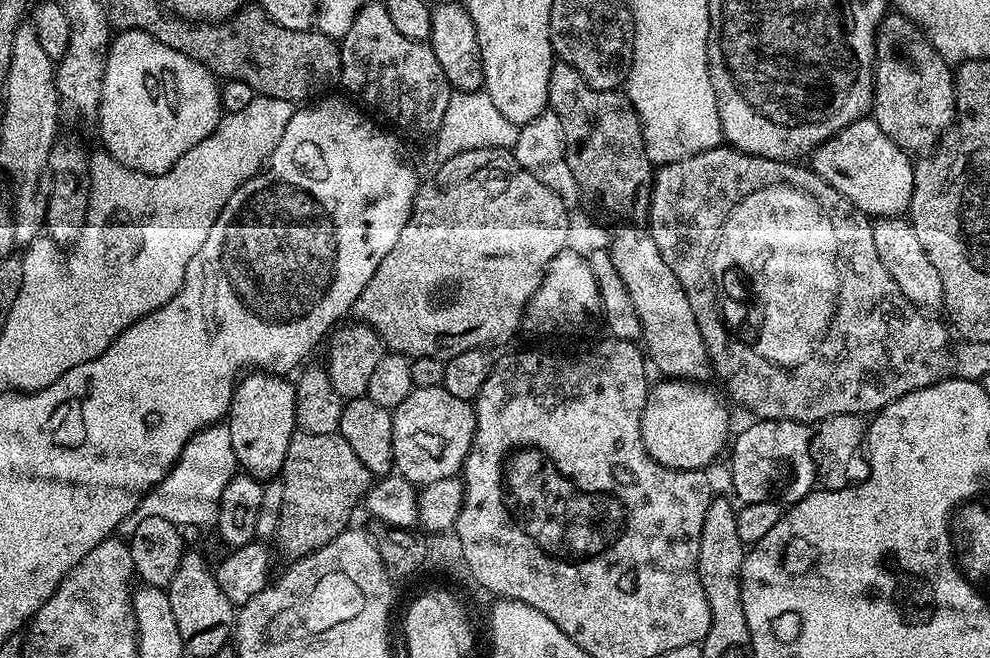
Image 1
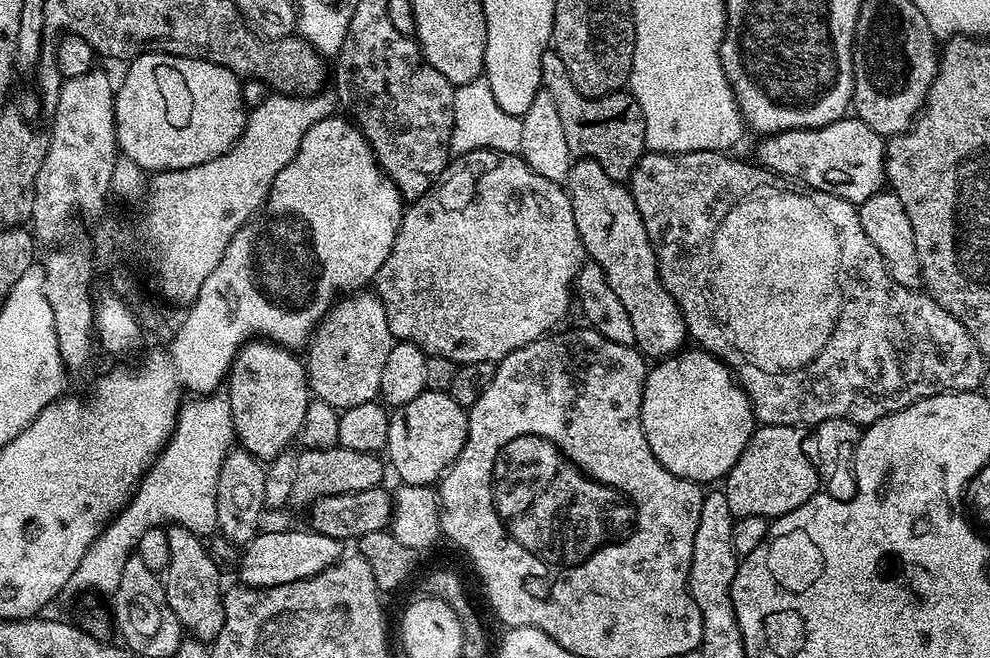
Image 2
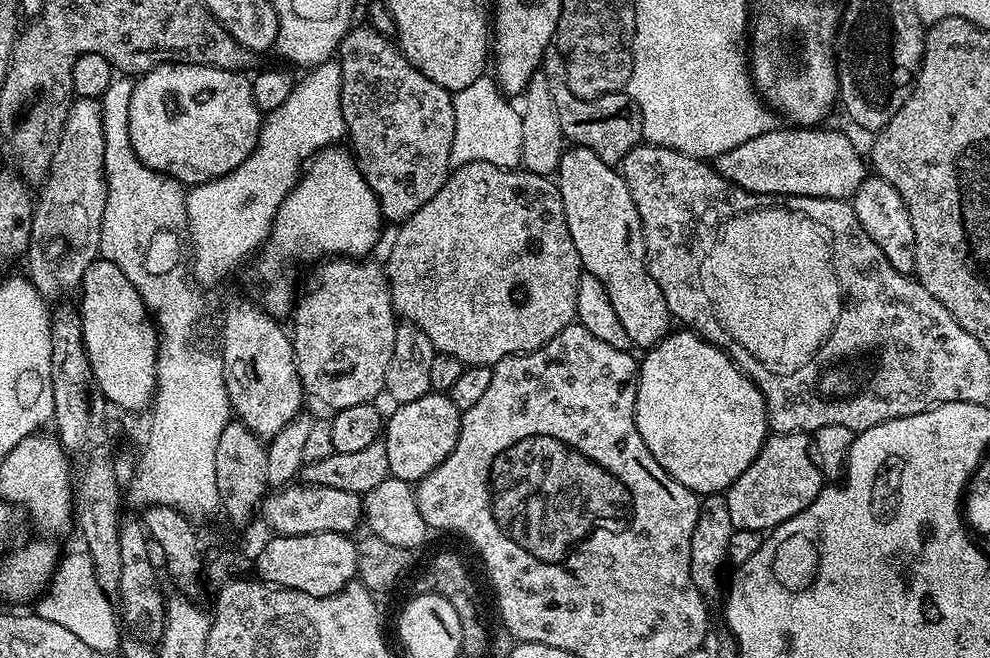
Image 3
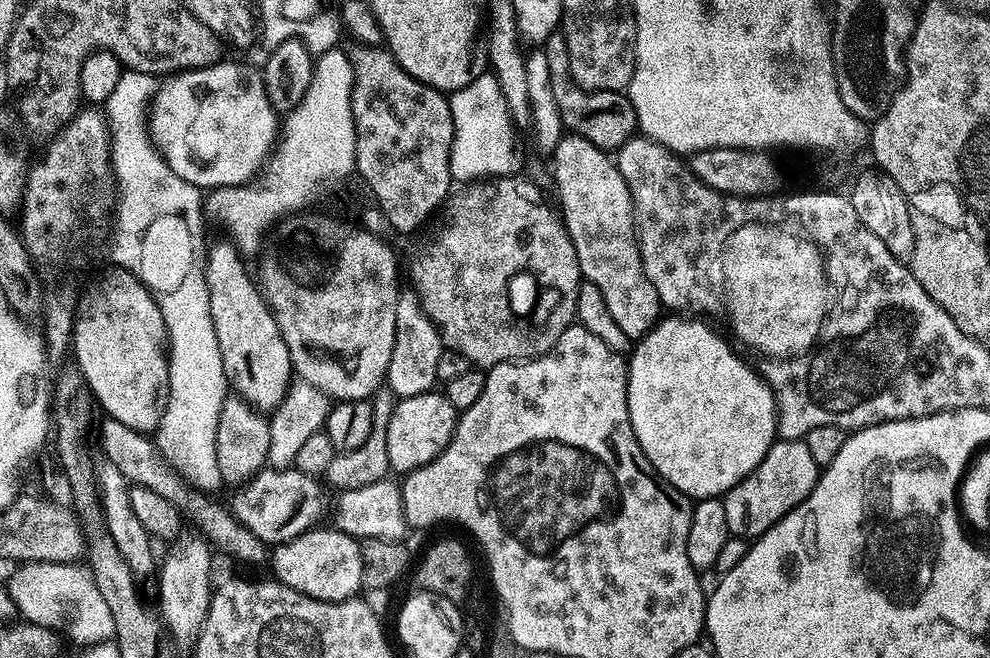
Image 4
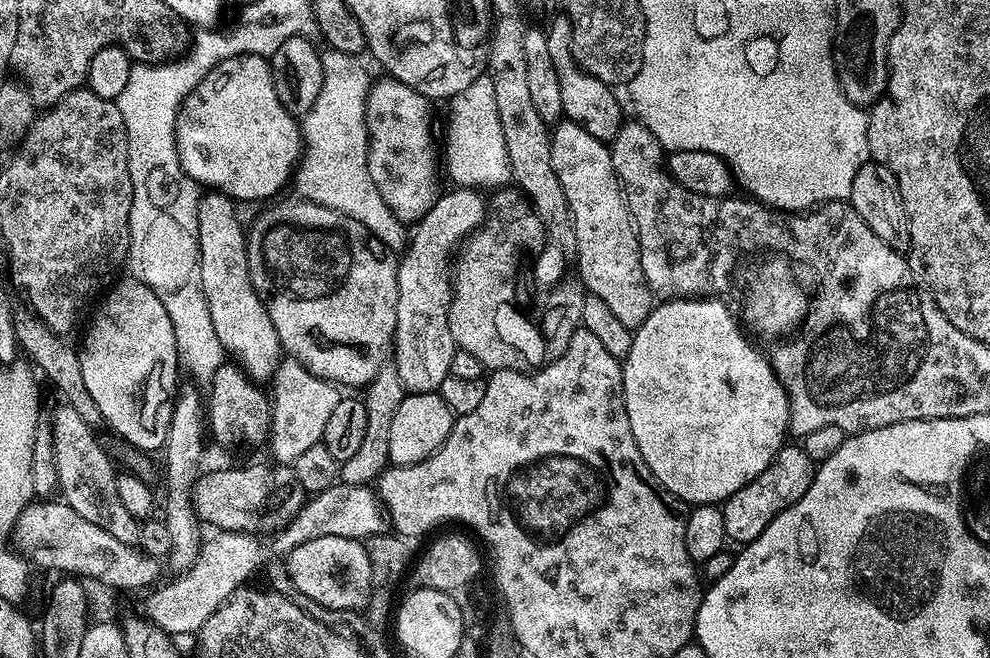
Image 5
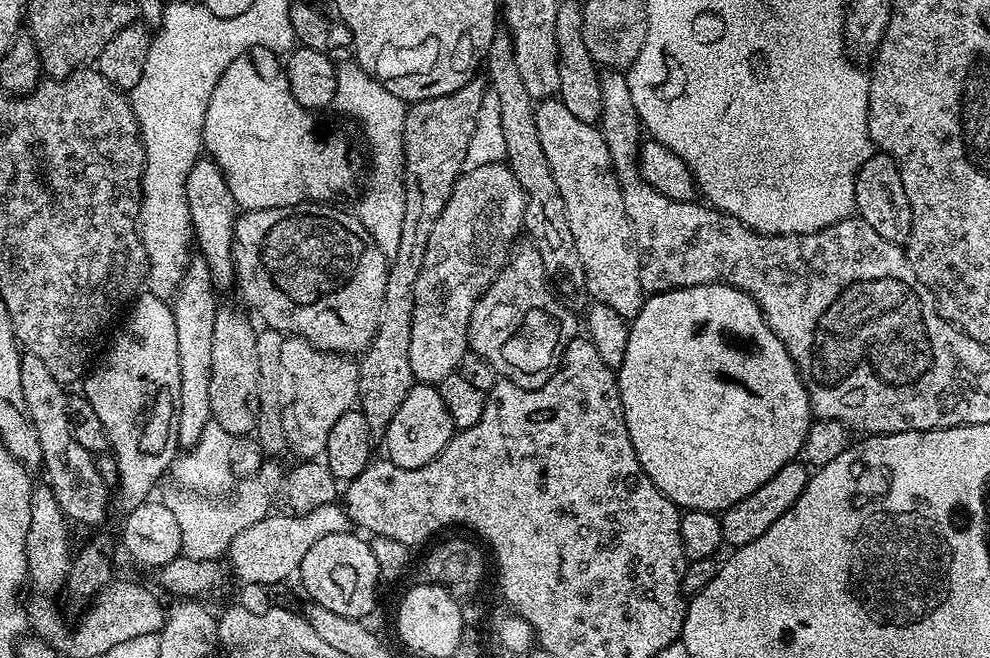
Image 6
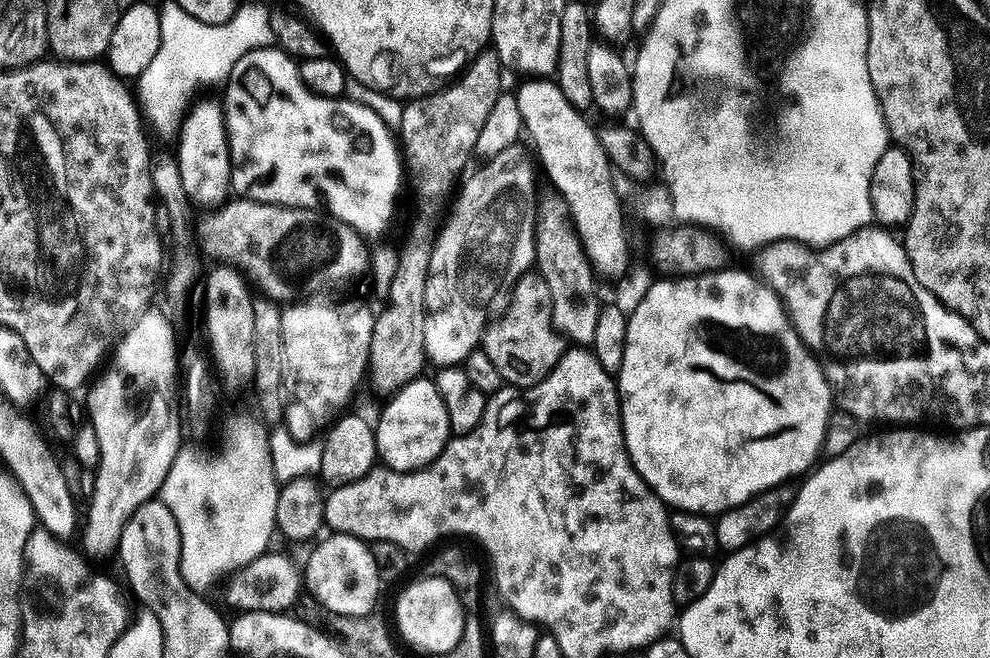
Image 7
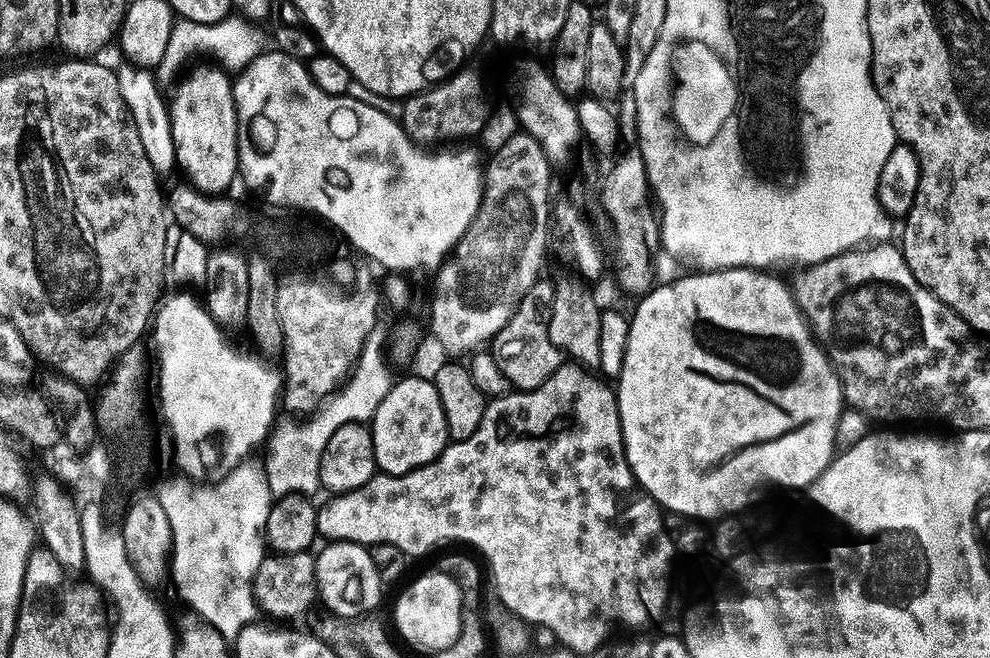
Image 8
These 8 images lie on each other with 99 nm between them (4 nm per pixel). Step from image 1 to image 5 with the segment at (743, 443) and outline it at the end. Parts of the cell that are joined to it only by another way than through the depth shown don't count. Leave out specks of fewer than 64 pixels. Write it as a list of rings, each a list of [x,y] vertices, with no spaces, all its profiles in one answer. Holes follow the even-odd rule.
[[[796,442],[785,443],[784,447],[778,450],[770,466],[766,466],[766,470],[758,474],[758,478],[742,486],[742,490],[738,490],[730,499],[724,501],[722,507],[726,534],[728,540],[736,543],[736,546],[743,546],[758,538],[762,530],[766,530],[766,526],[770,526],[770,522],[774,522],[774,518],[782,514],[782,510],[794,506],[798,498],[802,498],[802,494],[810,490],[810,482],[814,482],[818,466],[804,453],[799,443],[792,443]]]

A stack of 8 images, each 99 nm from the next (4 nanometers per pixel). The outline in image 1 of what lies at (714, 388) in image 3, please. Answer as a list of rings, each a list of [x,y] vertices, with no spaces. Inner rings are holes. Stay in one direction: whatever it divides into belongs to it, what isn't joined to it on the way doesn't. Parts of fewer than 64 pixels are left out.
[[[664,378],[659,381],[661,384],[651,389],[648,393],[648,401],[646,402],[646,406],[644,407],[644,413],[642,414],[642,422],[640,423],[640,429],[642,430],[642,442],[644,443],[644,448],[646,451],[654,457],[657,462],[659,462],[662,466],[666,466],[667,468],[677,468],[678,470],[682,470],[685,472],[686,470],[704,470],[709,466],[707,464],[712,464],[716,460],[716,455],[719,454],[720,451],[725,451],[726,445],[730,440],[730,432],[728,436],[728,408],[729,405],[719,400],[718,397],[715,396],[714,393],[711,392],[710,389],[704,388],[703,383],[693,382],[691,380],[674,380],[671,378]]]

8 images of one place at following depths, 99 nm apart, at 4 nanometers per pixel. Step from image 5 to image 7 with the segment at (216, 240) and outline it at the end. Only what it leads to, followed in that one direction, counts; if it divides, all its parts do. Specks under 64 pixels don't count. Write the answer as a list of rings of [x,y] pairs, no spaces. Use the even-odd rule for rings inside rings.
[[[206,100],[195,103],[187,112],[178,133],[180,153],[174,156],[178,170],[181,172],[182,187],[192,204],[200,210],[215,210],[229,199],[232,187],[232,159],[228,149],[228,131],[224,125],[224,110],[219,103]]]

